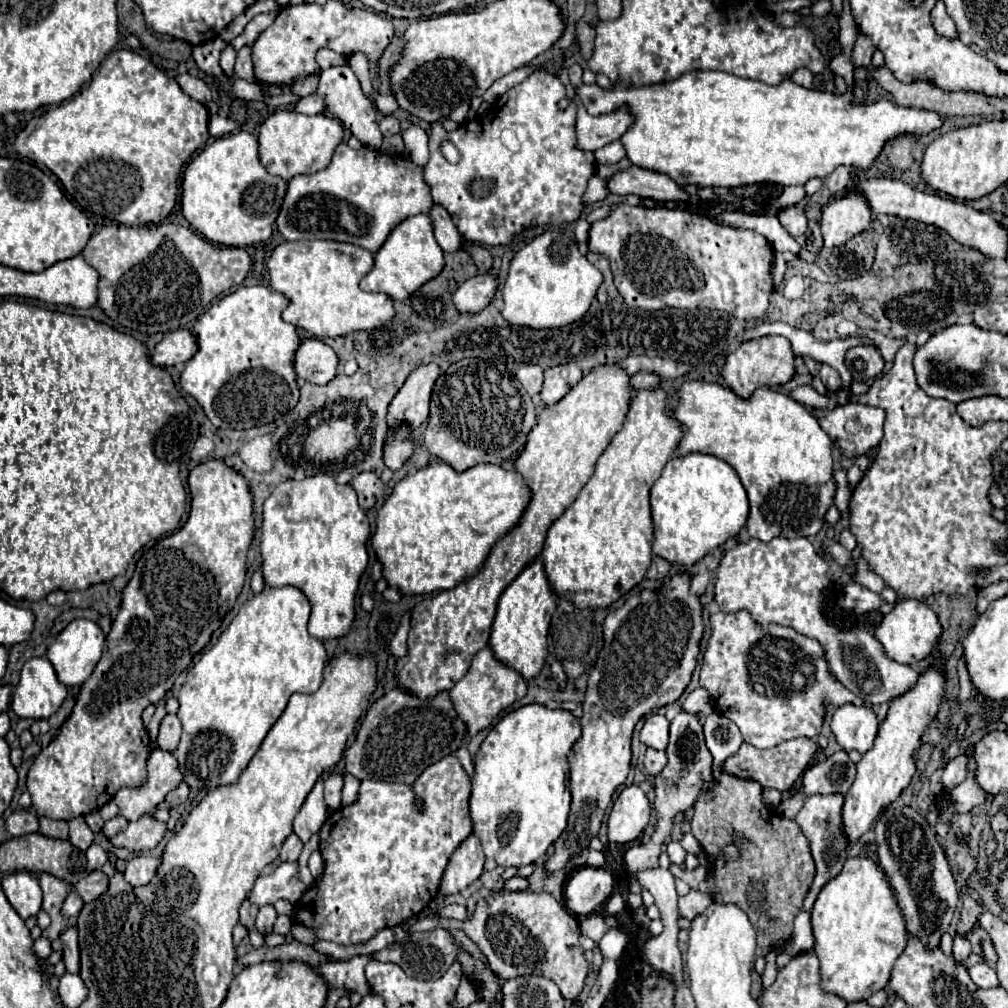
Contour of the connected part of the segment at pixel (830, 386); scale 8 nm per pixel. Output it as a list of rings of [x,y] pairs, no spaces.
[[[823,364],[823,366],[821,366],[821,370],[819,370],[819,376],[821,376],[823,384],[827,386],[827,390],[835,392],[835,390],[839,390],[839,388],[841,388],[841,378],[839,378],[837,370],[833,370],[831,366]]]

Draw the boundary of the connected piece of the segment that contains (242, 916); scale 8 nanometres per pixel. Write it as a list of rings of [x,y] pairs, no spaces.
[[[245,900],[239,908],[239,924],[243,924],[247,930],[255,928],[255,916],[257,916],[257,906],[251,904],[249,900]]]

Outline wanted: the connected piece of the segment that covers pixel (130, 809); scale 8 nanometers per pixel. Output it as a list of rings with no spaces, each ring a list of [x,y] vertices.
[[[153,750],[147,760],[149,778],[141,788],[121,788],[113,802],[127,820],[137,820],[143,814],[155,810],[169,790],[181,784],[181,774],[177,770],[177,760],[163,750]]]

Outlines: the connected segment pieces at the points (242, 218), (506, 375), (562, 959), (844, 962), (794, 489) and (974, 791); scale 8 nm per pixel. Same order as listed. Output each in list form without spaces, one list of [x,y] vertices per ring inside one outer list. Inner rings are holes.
[[[231,132],[213,138],[187,164],[183,174],[181,210],[187,222],[209,242],[221,246],[249,246],[269,240],[287,182],[271,176],[257,154],[257,138],[249,132]]]
[[[463,358],[451,364],[435,382],[423,446],[455,472],[463,472],[481,462],[505,464],[523,452],[527,434],[535,424],[531,396],[503,362]]]
[[[499,890],[495,892],[495,896],[487,898],[487,900],[479,900],[477,910],[473,914],[473,918],[465,924],[461,924],[461,928],[465,930],[465,934],[479,944],[479,948],[483,950],[483,954],[487,956],[491,970],[499,976],[507,978],[515,978],[515,976],[525,976],[525,974],[537,974],[537,976],[547,976],[551,978],[559,988],[565,1000],[575,1000],[587,980],[589,974],[589,964],[583,956],[583,948],[579,944],[579,924],[577,920],[571,916],[571,912],[561,906],[551,894],[541,892],[507,892],[507,890]]]
[[[869,856],[849,858],[843,870],[821,888],[811,910],[811,928],[813,928],[813,938],[815,938],[813,952],[819,958],[821,988],[827,994],[835,994],[843,998],[847,1004],[855,1000],[867,1000],[877,990],[883,990],[889,982],[895,960],[899,958],[899,954],[903,952],[907,944],[905,920],[897,906],[893,890],[887,882],[887,876]]]
[[[683,382],[679,388],[679,404],[671,414],[679,424],[683,438],[677,448],[677,456],[691,452],[713,454],[725,460],[741,478],[749,496],[749,518],[747,532],[751,538],[769,542],[775,536],[799,538],[817,534],[823,526],[823,516],[833,504],[835,480],[833,480],[833,442],[827,432],[819,426],[819,420],[795,402],[789,394],[773,392],[769,388],[757,388],[749,398],[739,398],[731,388],[709,382]]]
[[[973,746],[965,748],[965,756],[967,756],[967,778],[965,778],[965,782],[961,782],[951,792],[957,812],[971,812],[973,808],[981,806],[987,800],[987,794],[979,788],[979,784],[975,784],[975,754],[973,754]]]

